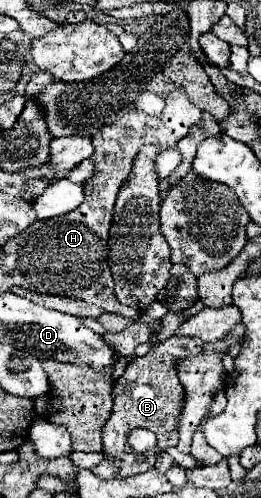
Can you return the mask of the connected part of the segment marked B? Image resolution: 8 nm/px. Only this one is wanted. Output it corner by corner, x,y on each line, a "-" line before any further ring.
173,336
127,366
125,374
113,384
113,410
109,422
103,426
103,461
91,468
93,474
103,479
127,478
154,468
157,450
147,450
139,454
131,450
127,442
127,436
135,428
151,430
163,450
167,450
169,446
177,446
179,414
183,408
183,384
177,378
175,362
179,362
179,358
197,355
201,350
199,344
199,338

